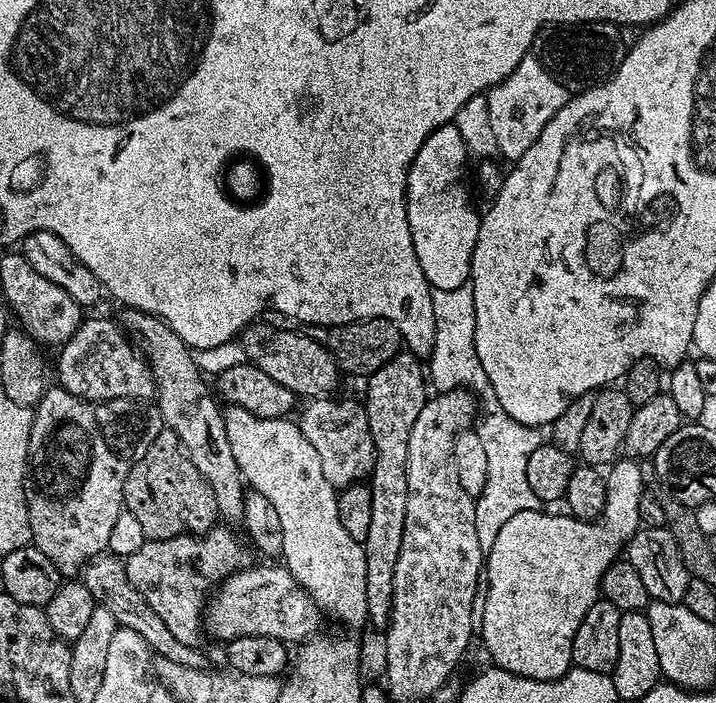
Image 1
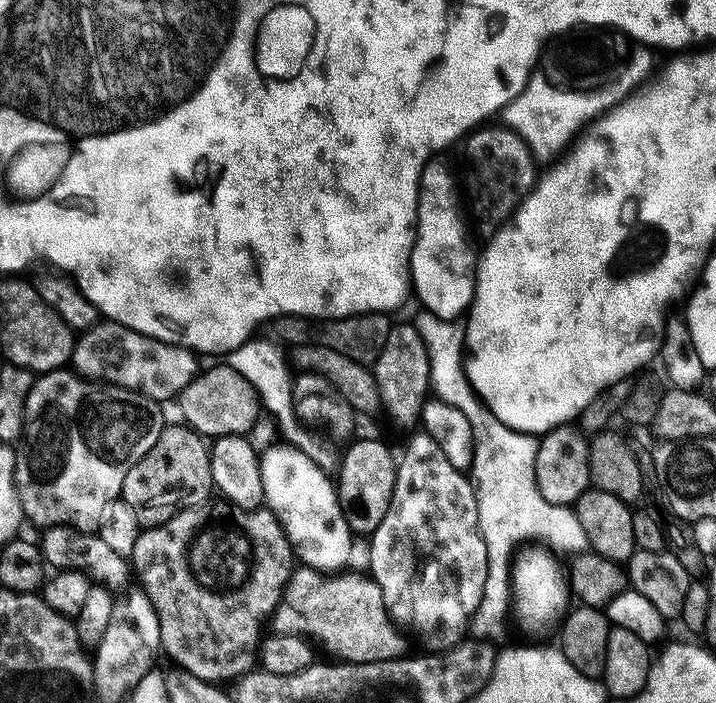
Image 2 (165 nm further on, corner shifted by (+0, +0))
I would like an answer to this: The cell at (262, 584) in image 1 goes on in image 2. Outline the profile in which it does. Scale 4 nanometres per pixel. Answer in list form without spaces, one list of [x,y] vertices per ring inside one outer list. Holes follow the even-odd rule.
[[[297,567],[288,579],[288,585],[284,587],[280,605],[270,617],[271,631],[303,636],[317,645],[324,644],[325,650],[332,655],[329,657],[345,664],[381,664],[387,660],[400,659],[406,652],[405,633],[390,618],[382,602],[382,590],[378,590],[371,575],[363,571],[352,571],[341,570],[335,574],[325,574],[316,568]]]

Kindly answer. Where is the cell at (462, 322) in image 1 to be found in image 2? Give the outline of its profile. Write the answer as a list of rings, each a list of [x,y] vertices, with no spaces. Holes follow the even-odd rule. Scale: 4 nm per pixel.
[[[421,311],[420,317],[414,320],[418,334],[426,346],[426,354],[430,362],[431,391],[437,397],[457,407],[470,422],[470,430],[473,431],[473,458],[470,467],[470,476],[476,489],[476,501],[478,502],[478,526],[482,534],[482,542],[486,542],[486,586],[484,596],[478,602],[478,608],[474,610],[470,632],[476,638],[492,638],[492,635],[504,624],[504,619],[510,616],[512,607],[512,562],[518,549],[525,543],[527,536],[545,536],[549,545],[556,544],[562,548],[571,550],[584,550],[588,548],[586,530],[576,517],[575,507],[567,504],[551,504],[542,498],[542,490],[538,490],[536,481],[536,455],[538,454],[539,439],[533,433],[519,432],[494,418],[492,411],[481,402],[474,389],[468,385],[468,379],[464,373],[464,324],[459,319],[447,320],[442,316],[436,316],[432,312]]]

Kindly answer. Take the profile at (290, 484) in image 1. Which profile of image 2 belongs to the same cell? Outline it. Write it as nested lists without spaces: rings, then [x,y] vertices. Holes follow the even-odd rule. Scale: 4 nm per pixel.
[[[287,442],[272,444],[260,452],[264,504],[280,519],[295,559],[301,565],[335,574],[349,567],[354,535],[348,529],[339,506],[333,481],[313,457]]]

